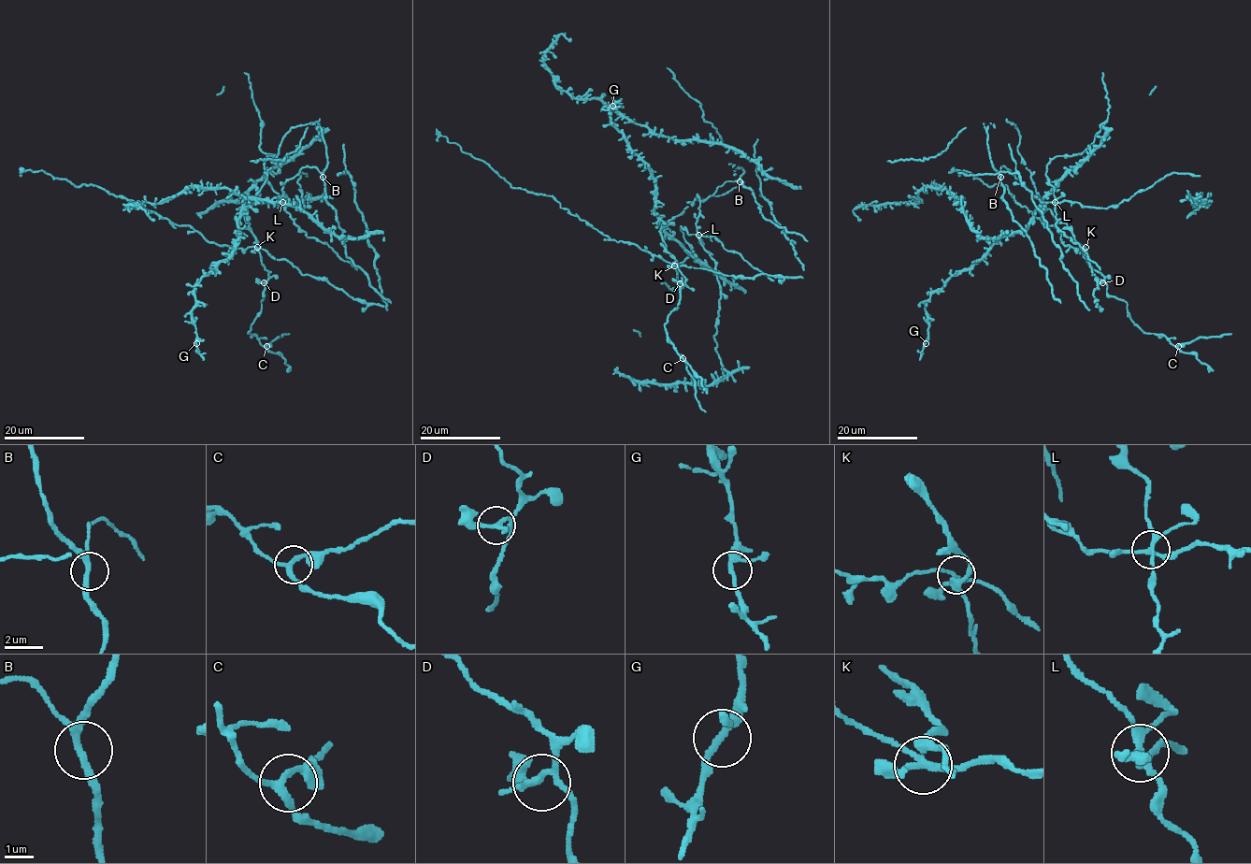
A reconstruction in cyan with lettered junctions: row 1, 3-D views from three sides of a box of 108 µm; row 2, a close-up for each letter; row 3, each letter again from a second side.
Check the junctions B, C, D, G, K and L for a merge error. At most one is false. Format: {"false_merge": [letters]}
{"false_merge": ["L"]}

